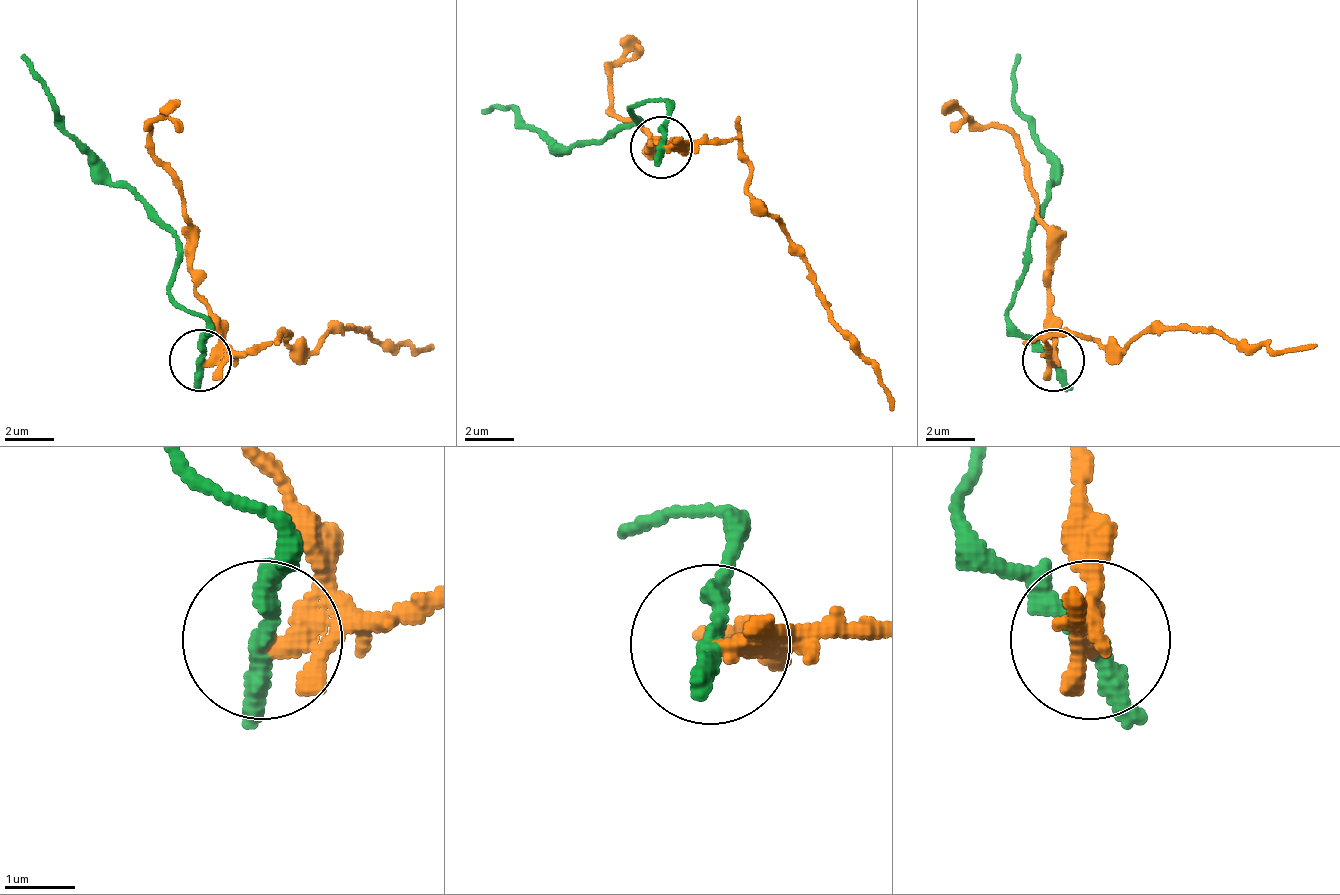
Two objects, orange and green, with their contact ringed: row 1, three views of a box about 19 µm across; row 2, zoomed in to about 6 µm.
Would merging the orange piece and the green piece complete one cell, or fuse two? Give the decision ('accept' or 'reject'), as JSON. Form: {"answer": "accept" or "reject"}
{"answer": "reject"}

